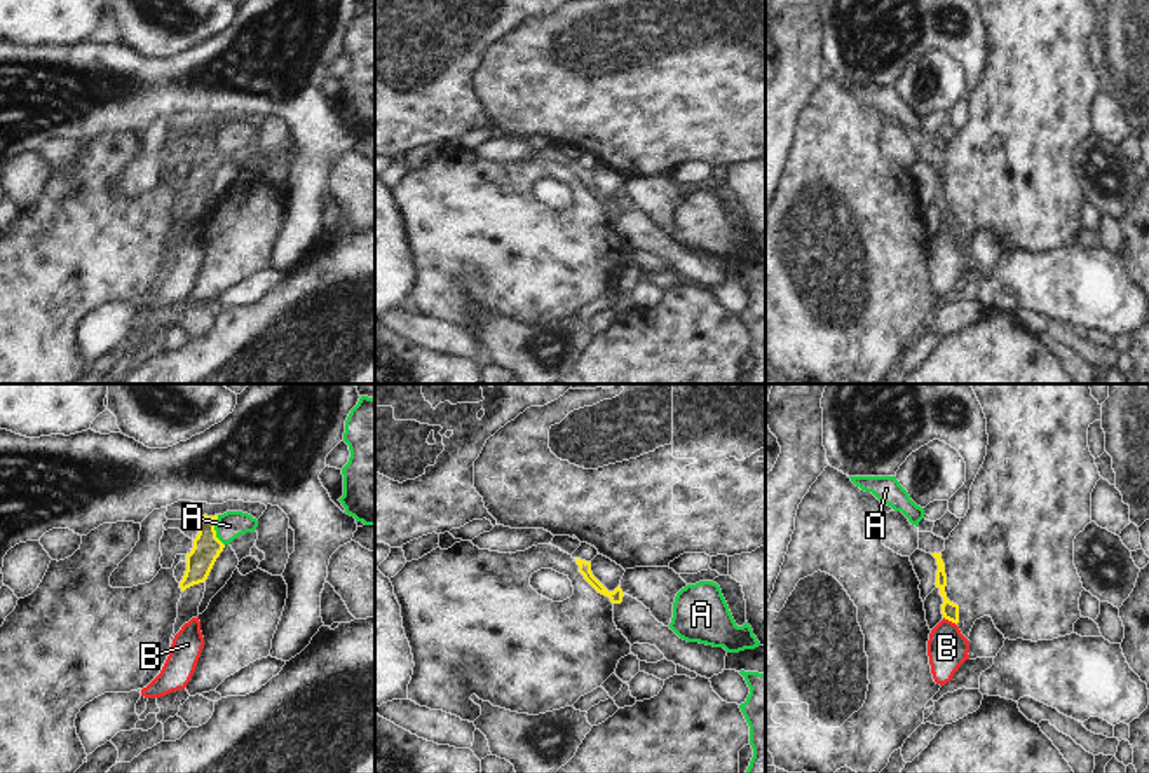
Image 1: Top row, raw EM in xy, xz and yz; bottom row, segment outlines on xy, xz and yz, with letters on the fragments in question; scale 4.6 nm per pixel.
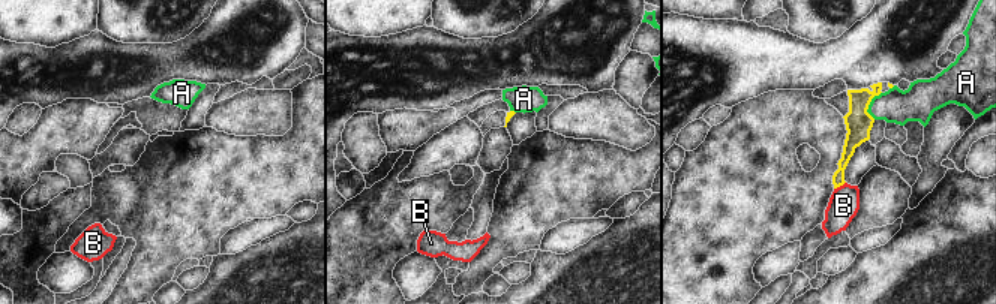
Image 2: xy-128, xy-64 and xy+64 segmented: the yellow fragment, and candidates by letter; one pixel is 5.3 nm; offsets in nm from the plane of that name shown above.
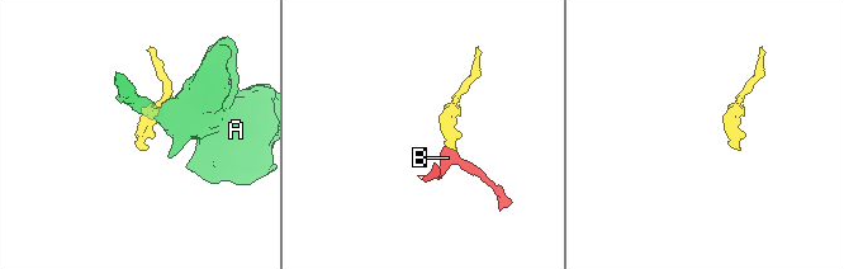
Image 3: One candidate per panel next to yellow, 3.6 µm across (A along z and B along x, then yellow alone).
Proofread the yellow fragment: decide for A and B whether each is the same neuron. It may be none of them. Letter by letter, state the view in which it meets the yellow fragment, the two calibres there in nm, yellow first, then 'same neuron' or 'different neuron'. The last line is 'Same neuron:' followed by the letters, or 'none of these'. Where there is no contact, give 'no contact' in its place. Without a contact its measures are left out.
A: xy | 130/130 nm | different neuron
B: yz | 80/190 nm | different neuron
Same neuron: none of these

